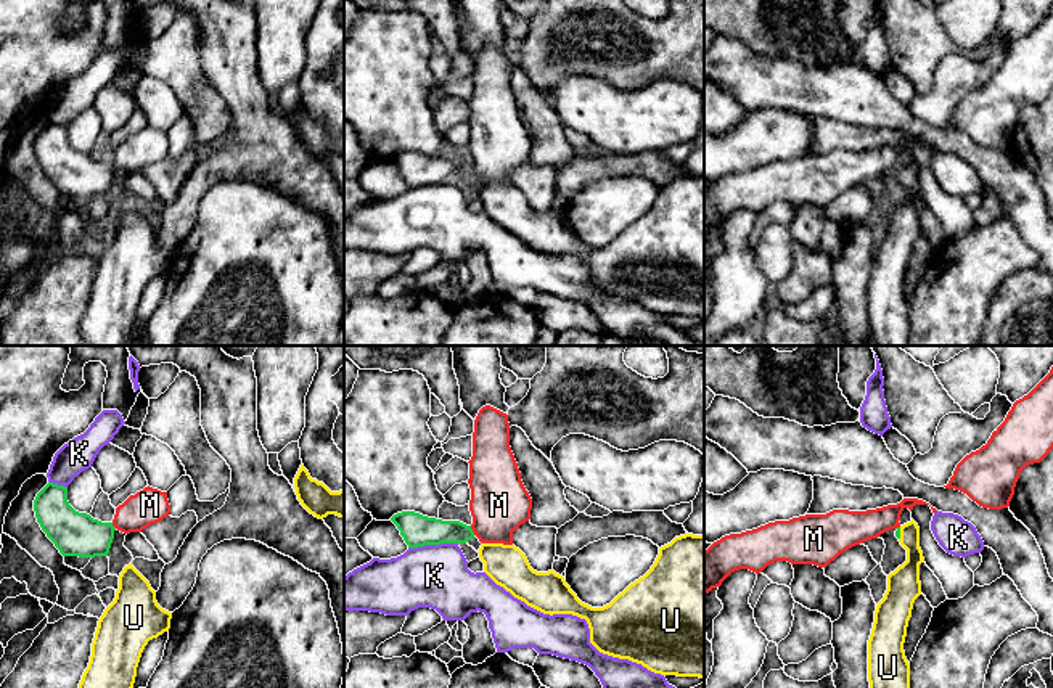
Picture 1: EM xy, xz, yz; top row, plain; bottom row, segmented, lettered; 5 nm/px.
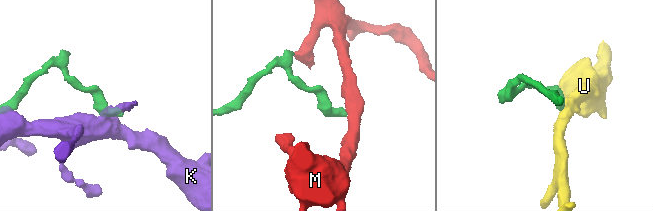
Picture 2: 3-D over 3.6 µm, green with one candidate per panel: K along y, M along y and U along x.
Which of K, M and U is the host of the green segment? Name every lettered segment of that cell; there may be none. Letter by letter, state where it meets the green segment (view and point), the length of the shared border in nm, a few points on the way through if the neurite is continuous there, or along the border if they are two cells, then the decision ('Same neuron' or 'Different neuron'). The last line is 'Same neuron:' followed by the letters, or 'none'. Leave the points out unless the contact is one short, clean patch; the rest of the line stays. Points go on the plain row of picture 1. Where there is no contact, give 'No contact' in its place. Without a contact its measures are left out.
K: Touches green at xz (433, 184). Shared border 260 nm. Boundary: xz (457, 182), (425, 184), (409, 188). Different neuron
M: Touches green at xz (471, 171). Shared border 50 nm. Boundary: xz (470, 166), (475, 174). Different neuron
U: Touches green at yz (899, 174). Shared border 60 nm. Path across: yz (897, 172), (899, 174), (912, 187), (904, 224). Same neuron
Same neuron: U

